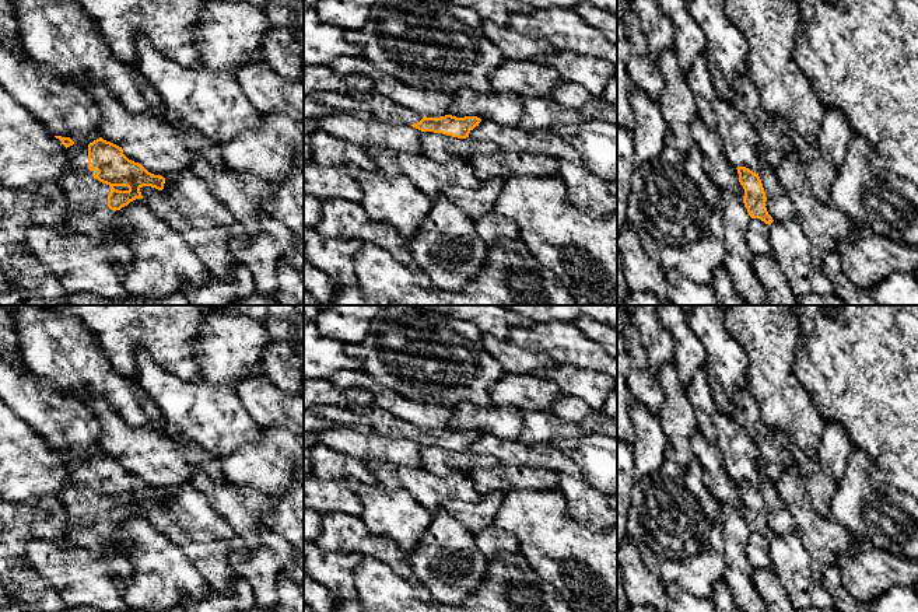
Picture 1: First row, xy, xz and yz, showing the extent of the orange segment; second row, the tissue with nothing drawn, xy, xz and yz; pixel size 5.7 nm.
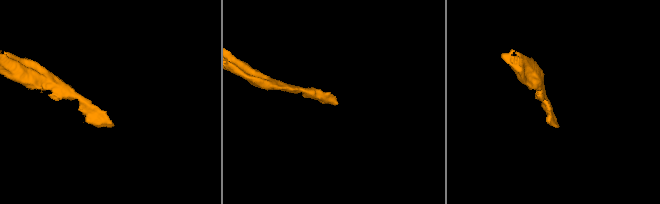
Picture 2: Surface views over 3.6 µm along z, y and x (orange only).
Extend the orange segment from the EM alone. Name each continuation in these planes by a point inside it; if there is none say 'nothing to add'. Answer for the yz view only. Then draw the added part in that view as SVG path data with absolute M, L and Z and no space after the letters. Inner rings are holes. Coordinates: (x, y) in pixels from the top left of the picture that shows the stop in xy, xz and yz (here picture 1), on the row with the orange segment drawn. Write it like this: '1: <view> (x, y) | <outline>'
1: yz (757, 238) | M750 218L747 245L751 255L765 255L774 258L774 251L768 239L770 225L760 218Z

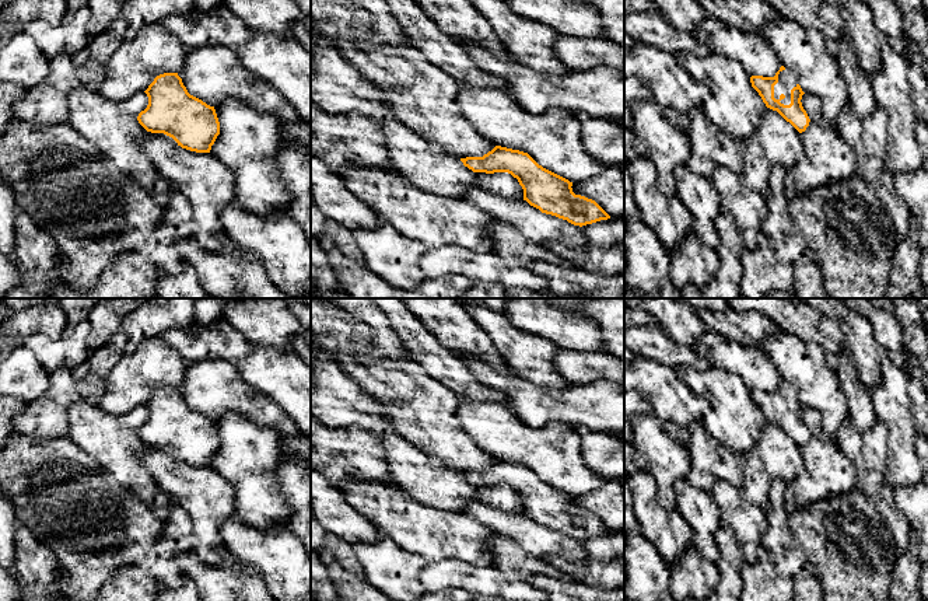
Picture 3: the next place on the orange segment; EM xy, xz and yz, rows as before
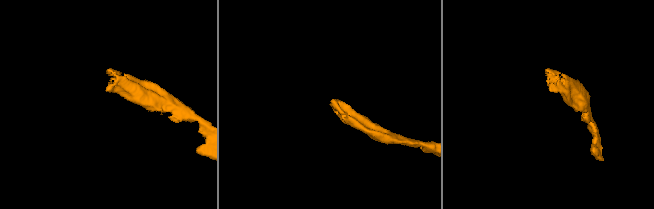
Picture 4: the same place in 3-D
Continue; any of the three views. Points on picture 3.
1: yz (787, 79) | M785 69L778 74L778 83L774 85L774 98L784 105L791 104L791 90L796 87L796 74L791 69Z

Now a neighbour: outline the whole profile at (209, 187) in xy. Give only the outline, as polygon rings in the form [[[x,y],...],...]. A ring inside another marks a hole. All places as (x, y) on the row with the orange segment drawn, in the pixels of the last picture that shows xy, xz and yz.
[[[147,132],[141,141],[143,151],[150,157],[158,172],[165,177],[189,202],[192,217],[197,224],[195,241],[206,251],[214,254],[235,254],[238,245],[225,234],[220,214],[230,206],[237,205],[235,178],[232,171],[218,161],[211,153],[196,153],[182,148],[172,137],[164,133]]]

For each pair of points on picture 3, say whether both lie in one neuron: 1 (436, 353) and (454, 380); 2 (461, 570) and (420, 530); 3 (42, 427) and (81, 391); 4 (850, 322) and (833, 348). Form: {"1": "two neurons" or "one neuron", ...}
{"1": "one neuron", "2": "two neurons", "3": "one neuron", "4": "two neurons"}

